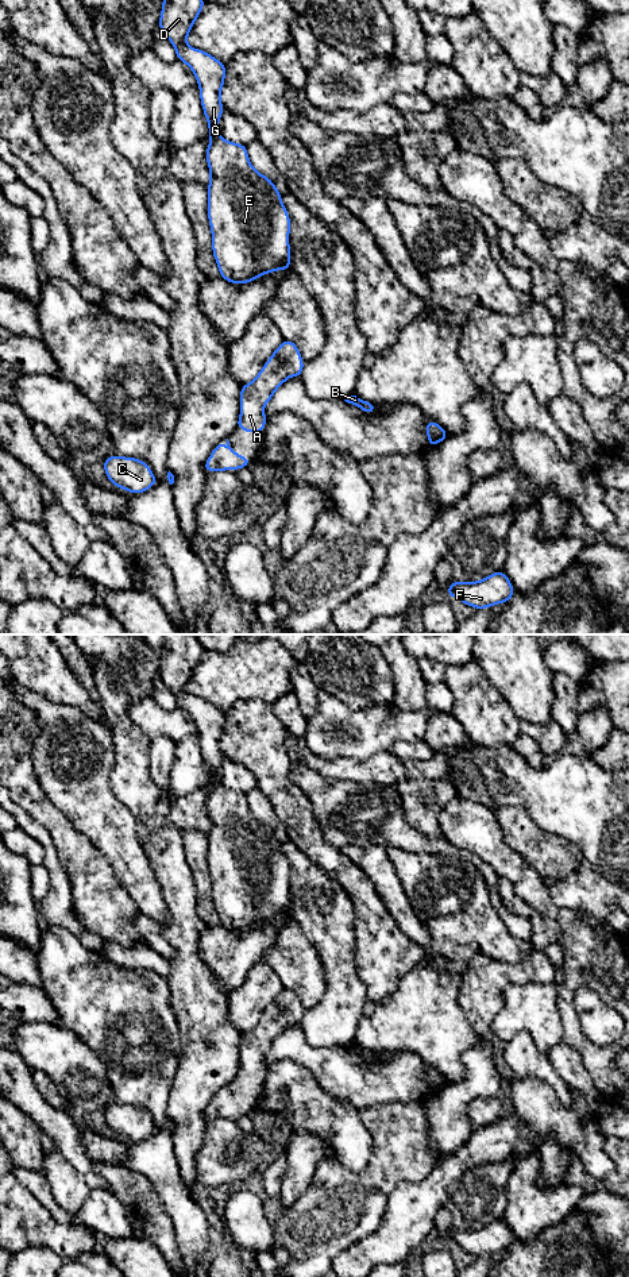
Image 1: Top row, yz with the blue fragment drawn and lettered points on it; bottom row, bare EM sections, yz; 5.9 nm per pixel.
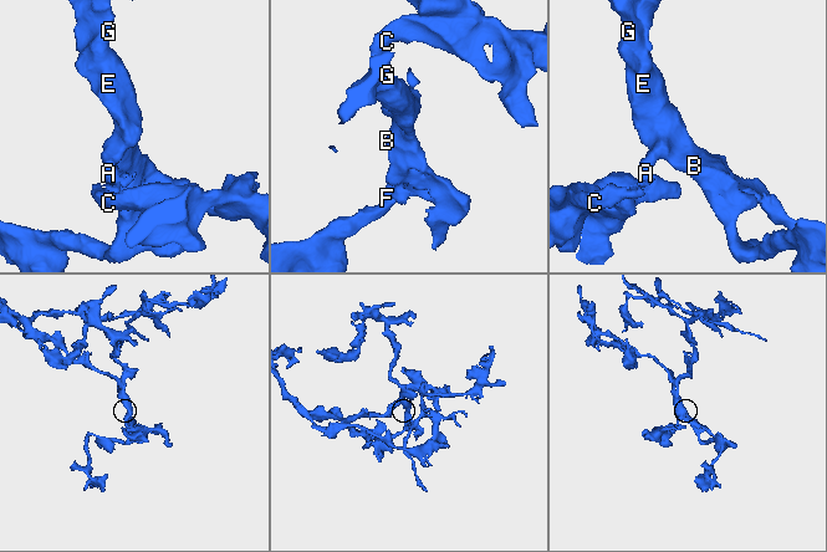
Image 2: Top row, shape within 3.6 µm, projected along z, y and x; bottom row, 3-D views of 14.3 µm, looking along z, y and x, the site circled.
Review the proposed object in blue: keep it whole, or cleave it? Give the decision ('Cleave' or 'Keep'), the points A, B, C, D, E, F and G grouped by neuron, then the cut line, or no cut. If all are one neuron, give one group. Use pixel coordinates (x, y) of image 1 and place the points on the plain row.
Keep. Groups: A B C D E F G. No split

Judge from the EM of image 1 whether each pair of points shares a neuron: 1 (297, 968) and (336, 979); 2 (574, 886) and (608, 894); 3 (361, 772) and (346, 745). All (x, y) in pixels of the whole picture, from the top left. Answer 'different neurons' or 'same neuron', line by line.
1: different neurons
2: same neuron
3: different neurons

